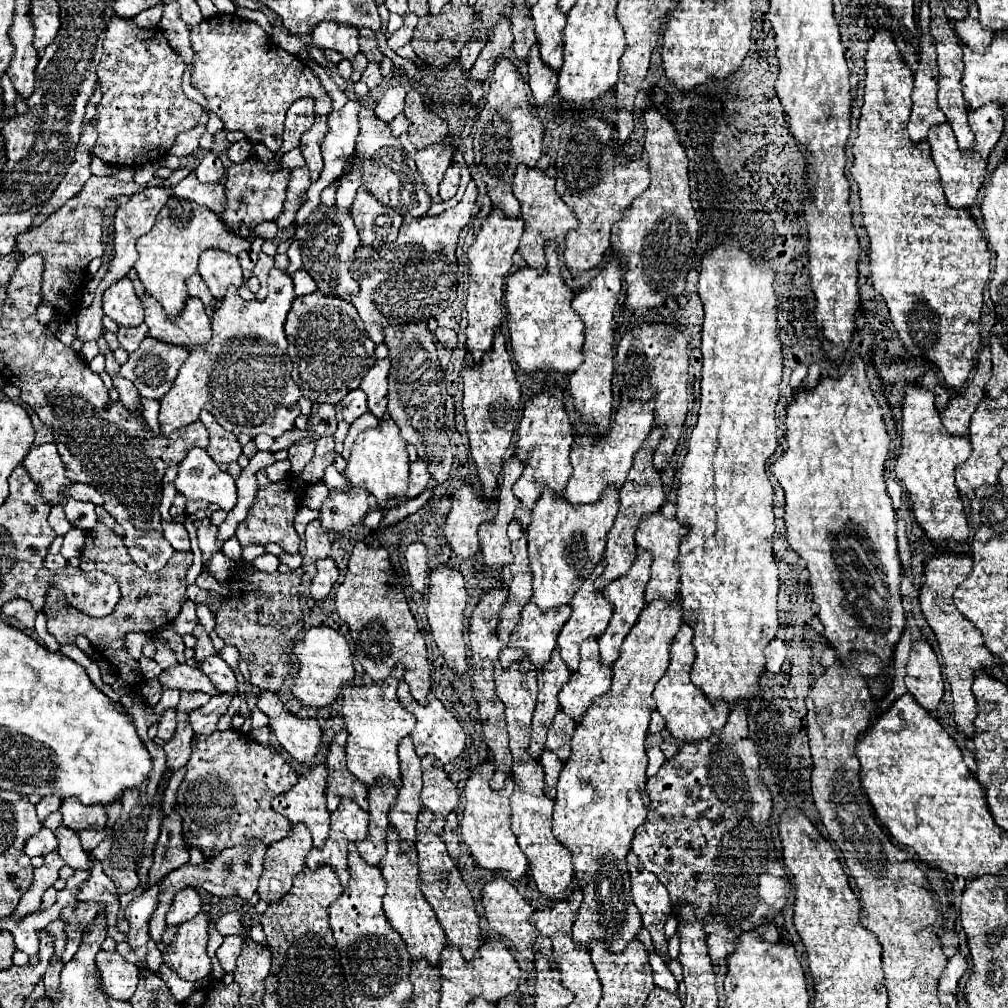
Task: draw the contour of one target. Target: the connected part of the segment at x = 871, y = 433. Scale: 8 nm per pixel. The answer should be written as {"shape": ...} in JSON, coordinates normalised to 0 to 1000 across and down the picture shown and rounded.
{"shape":[[[846,351],[846,357],[840,365],[840,369],[834,375],[824,375],[818,373],[811,379],[809,385],[793,385],[787,393],[787,397],[781,403],[781,413],[779,413],[779,435],[781,435],[781,446],[763,462],[767,472],[773,476],[775,484],[779,486],[779,522],[781,522],[781,538],[783,542],[799,556],[799,563],[803,565],[805,573],[805,585],[807,585],[807,595],[813,601],[813,615],[818,621],[818,633],[822,639],[830,645],[830,651],[836,655],[844,645],[852,647],[866,647],[876,655],[882,655],[886,651],[886,643],[894,633],[896,621],[898,621],[898,609],[894,601],[894,591],[892,591],[892,577],[894,577],[894,560],[890,552],[890,536],[888,536],[888,506],[884,502],[884,494],[878,484],[878,456],[882,450],[882,429],[876,419],[876,409],[872,399],[868,397],[860,371],[858,371],[858,359],[854,357],[852,351]]]}

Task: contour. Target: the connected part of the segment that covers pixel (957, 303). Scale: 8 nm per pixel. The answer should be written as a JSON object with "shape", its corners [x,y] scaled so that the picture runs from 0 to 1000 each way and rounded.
{"shape":[[[874,30],[866,36],[858,60],[860,73],[882,73],[882,109],[880,101],[876,103],[876,91],[872,91],[872,95],[864,95],[864,91],[860,91],[850,123],[850,139],[845,147],[847,161],[844,173],[852,183],[856,220],[864,238],[862,256],[866,268],[866,284],[878,296],[886,323],[892,329],[892,335],[898,341],[900,349],[926,359],[934,367],[938,379],[945,387],[951,387],[961,375],[965,357],[971,347],[971,313],[975,304],[975,286],[981,278],[983,254],[979,248],[979,240],[975,238],[973,228],[969,226],[963,212],[953,208],[951,214],[945,214],[947,208],[939,204],[932,171],[924,157],[920,141],[916,141],[916,145],[908,145],[900,133],[900,121],[906,103],[906,73],[892,56],[884,32]]]}

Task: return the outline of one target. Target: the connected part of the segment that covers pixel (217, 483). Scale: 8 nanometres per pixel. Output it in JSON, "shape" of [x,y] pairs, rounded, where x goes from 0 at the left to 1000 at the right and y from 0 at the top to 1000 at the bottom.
{"shape":[[[191,444],[178,460],[174,482],[188,496],[205,496],[227,508],[235,498],[233,476],[221,468],[201,444]]]}

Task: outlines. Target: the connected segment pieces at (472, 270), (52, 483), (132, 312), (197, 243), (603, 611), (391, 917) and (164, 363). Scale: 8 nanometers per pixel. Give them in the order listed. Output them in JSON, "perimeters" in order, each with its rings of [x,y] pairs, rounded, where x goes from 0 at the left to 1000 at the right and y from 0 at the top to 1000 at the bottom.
{"perimeters":[[[[489,206],[479,220],[469,244],[465,246],[465,288],[463,288],[463,347],[469,351],[469,359],[475,361],[481,347],[487,347],[491,327],[499,317],[499,282],[507,270],[507,256],[515,244],[519,232],[517,216],[503,216],[497,208]]],[[[53,438],[33,442],[25,452],[23,462],[31,470],[31,474],[39,478],[43,486],[43,494],[51,500],[57,500],[61,494],[59,484],[63,480],[68,480],[68,476],[64,474],[64,466],[63,466],[63,458],[59,454],[57,442]]],[[[126,274],[112,280],[112,284],[102,290],[102,310],[120,323],[138,323],[142,319],[142,300],[136,296],[132,280]]],[[[172,196],[156,212],[156,220],[150,230],[138,236],[138,256],[134,260],[134,268],[146,292],[150,292],[170,315],[176,315],[178,312],[182,312],[184,300],[188,296],[184,278],[195,270],[197,252],[205,246],[217,246],[235,254],[247,244],[249,242],[245,238],[241,238],[235,230],[227,228],[223,220],[219,220],[217,214],[209,208],[201,208],[201,204],[193,204],[193,200],[184,196]]],[[[592,560],[592,562],[588,563],[586,571],[584,571],[584,573],[576,579],[576,583],[570,587],[570,591],[568,591],[568,595],[566,595],[568,607],[566,607],[564,615],[561,617],[559,625],[557,625],[555,631],[553,631],[553,641],[555,641],[557,653],[559,653],[559,657],[564,661],[566,667],[570,667],[570,665],[574,663],[574,641],[576,641],[580,635],[584,635],[584,633],[596,631],[598,625],[600,625],[602,619],[604,619],[604,613],[606,613],[606,599],[604,599],[596,589],[592,589],[590,583],[588,583],[588,577],[590,577],[590,573],[596,569],[596,565],[598,565],[598,560]]],[[[386,821],[384,825],[384,847],[380,849],[378,865],[380,865],[380,871],[384,873],[384,885],[380,889],[380,903],[386,917],[402,933],[404,944],[408,946],[410,952],[422,950],[428,958],[436,960],[436,948],[438,948],[438,942],[443,938],[443,931],[430,901],[424,897],[422,889],[418,887],[414,845],[412,841],[408,841],[406,845],[398,845],[396,829],[392,827],[390,821]]],[[[146,333],[120,363],[120,373],[130,377],[142,395],[158,397],[170,385],[186,351],[180,343],[166,343]]]]}

